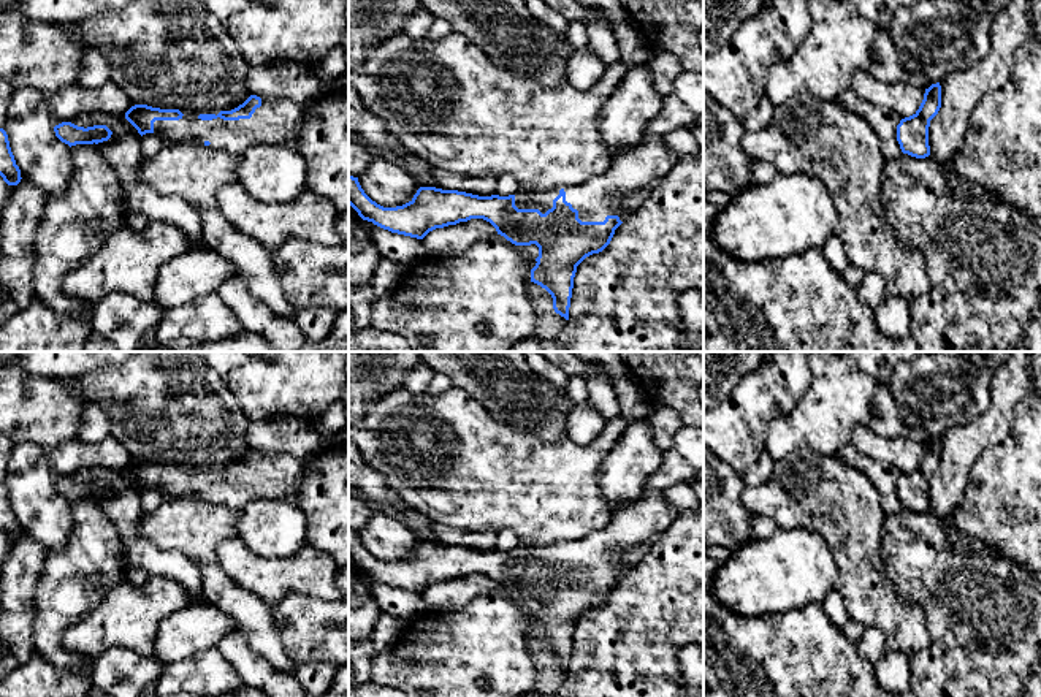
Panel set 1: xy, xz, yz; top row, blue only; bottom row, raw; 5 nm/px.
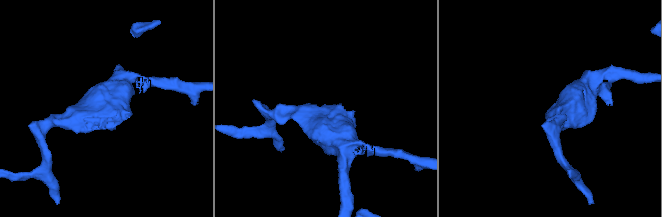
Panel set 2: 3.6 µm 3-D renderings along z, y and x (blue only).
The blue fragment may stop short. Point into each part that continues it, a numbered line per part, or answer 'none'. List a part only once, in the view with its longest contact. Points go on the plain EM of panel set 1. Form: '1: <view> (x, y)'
1: xy (278, 474)

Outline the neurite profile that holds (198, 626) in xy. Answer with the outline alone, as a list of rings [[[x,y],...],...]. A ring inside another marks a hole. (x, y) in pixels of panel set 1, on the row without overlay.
[[[189,604],[166,616],[154,640],[154,657],[162,664],[179,662],[198,651],[215,648],[239,624],[211,604]]]

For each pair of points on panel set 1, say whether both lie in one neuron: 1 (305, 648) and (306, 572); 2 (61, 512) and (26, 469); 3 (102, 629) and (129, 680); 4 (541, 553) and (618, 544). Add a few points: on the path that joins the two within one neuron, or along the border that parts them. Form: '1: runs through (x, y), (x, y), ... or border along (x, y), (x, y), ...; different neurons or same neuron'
1: border along (331, 599), (287, 593), (271, 607); different neurons
2: runs through (49, 501), (29, 480); same neuron
3: border along (148, 656), (122, 647), (110, 647), (97, 658); different neurons
4: runs through (560, 555), (599, 553); same neuron

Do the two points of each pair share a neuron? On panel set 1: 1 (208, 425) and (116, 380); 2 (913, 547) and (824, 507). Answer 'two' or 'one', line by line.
1: one
2: two

